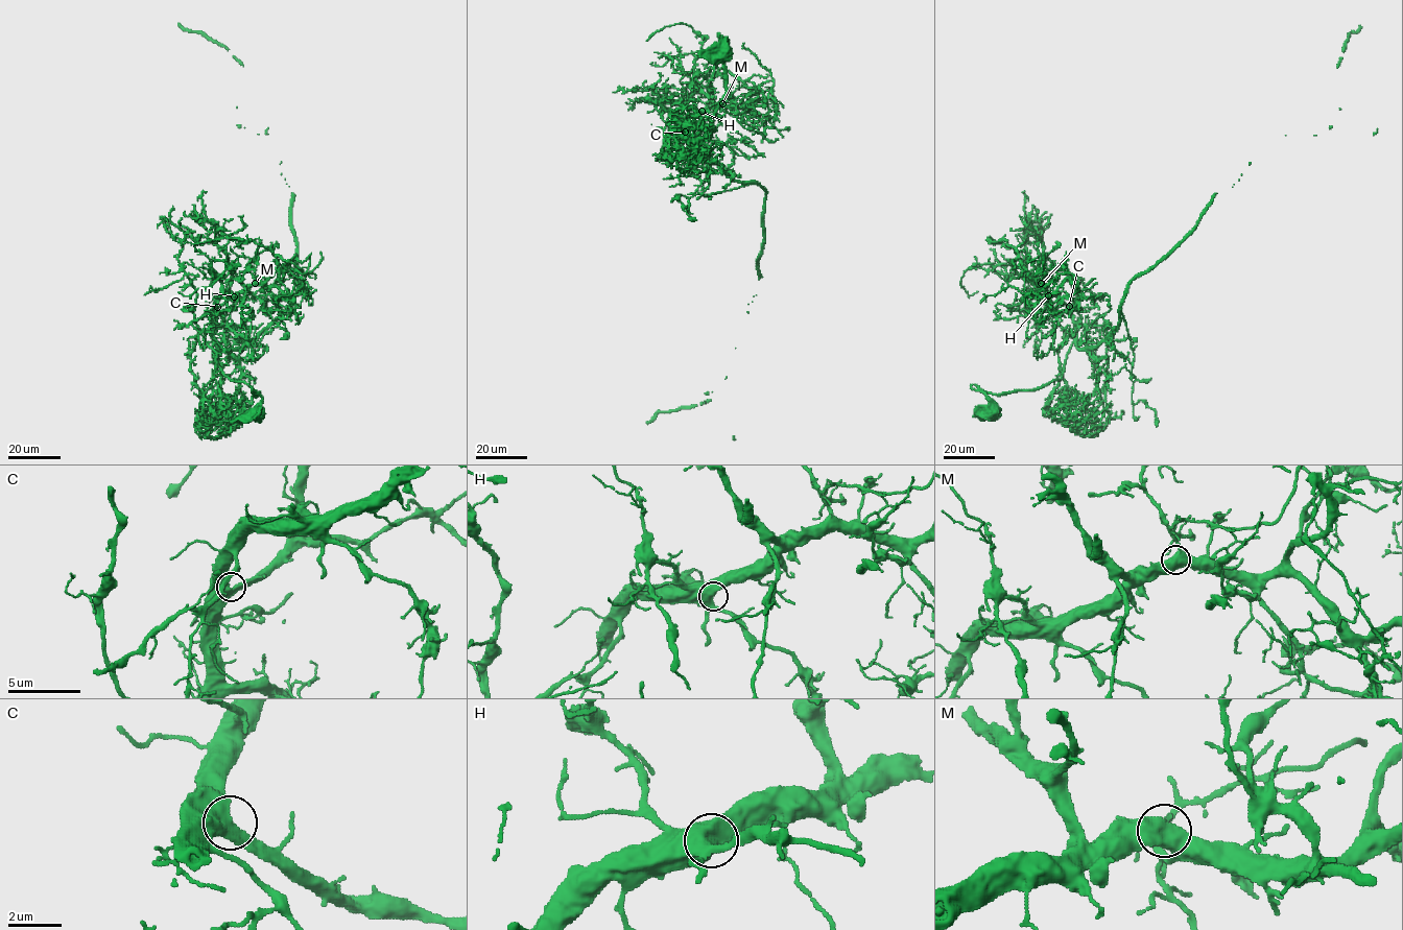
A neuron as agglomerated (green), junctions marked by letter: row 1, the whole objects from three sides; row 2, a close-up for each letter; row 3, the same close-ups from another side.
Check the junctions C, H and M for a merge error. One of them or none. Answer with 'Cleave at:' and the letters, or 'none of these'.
Cleave at: none of these

